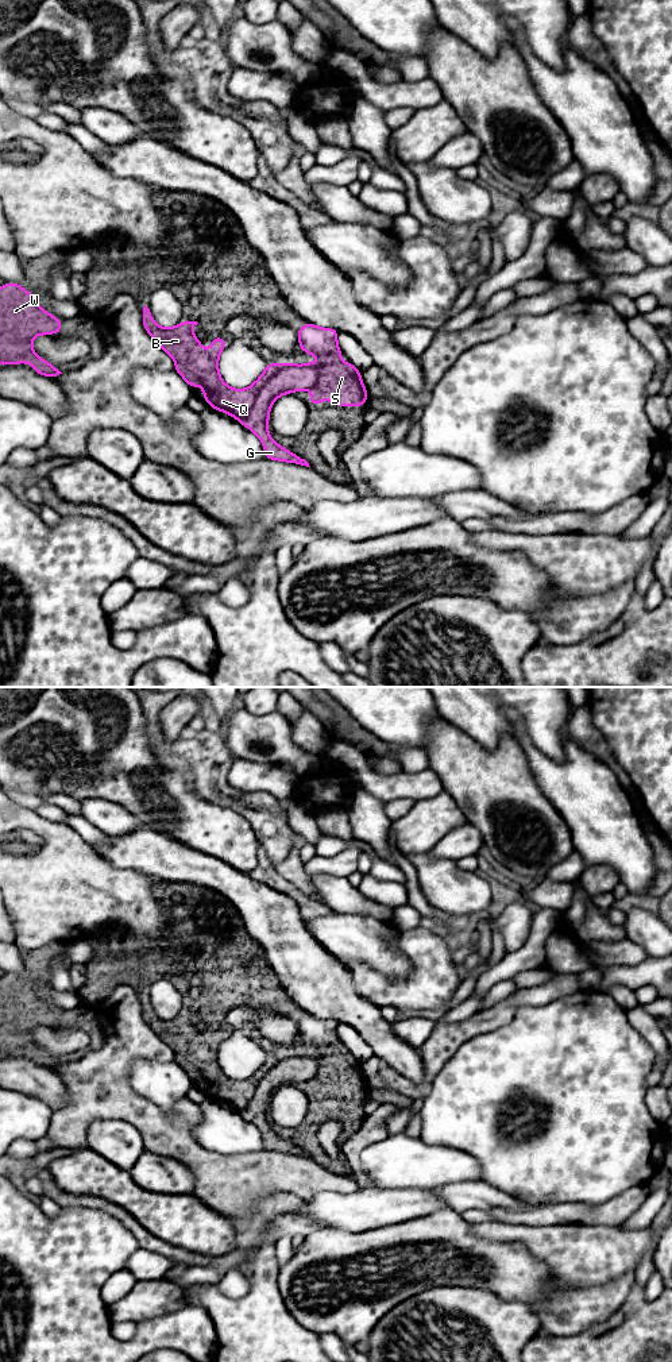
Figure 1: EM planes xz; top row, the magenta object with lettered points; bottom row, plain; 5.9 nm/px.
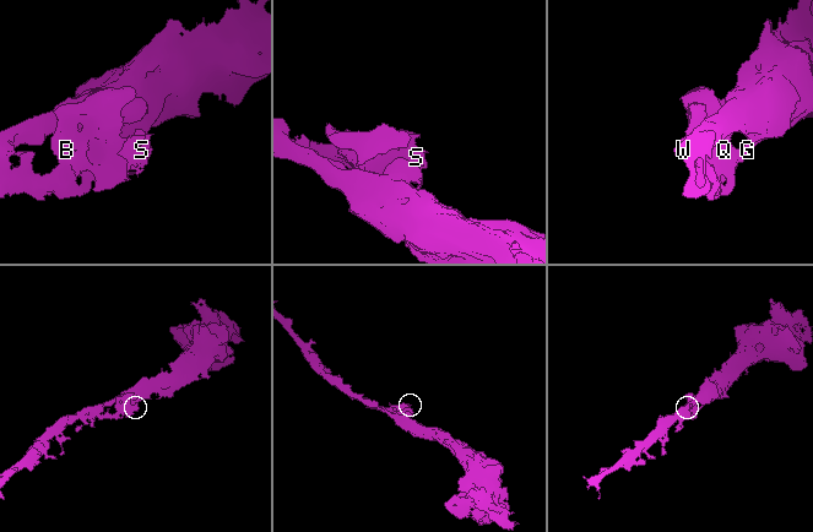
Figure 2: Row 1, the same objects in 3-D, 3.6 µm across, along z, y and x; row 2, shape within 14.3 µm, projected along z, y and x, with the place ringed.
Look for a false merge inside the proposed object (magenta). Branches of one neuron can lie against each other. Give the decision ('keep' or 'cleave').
cleave

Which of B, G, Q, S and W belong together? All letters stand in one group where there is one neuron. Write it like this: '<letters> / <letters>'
B Q S / G W

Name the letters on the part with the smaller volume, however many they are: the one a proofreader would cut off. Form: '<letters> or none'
B, Q, S

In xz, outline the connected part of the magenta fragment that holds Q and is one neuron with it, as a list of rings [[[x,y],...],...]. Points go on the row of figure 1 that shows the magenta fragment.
[[[143,308],[143,327],[148,335],[175,362],[175,371],[193,391],[194,385],[204,389],[204,402],[236,420],[243,420],[252,408],[258,391],[282,369],[293,363],[267,363],[263,374],[248,387],[236,390],[224,383],[219,374],[219,354],[225,350],[227,337],[212,337],[212,348],[202,350],[192,328],[197,321],[182,321],[177,327],[161,328],[150,309]]]

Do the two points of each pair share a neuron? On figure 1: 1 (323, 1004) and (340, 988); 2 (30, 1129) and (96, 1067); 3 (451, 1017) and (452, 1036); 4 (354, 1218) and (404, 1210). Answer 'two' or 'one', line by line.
1: one
2: two
3: two
4: one

